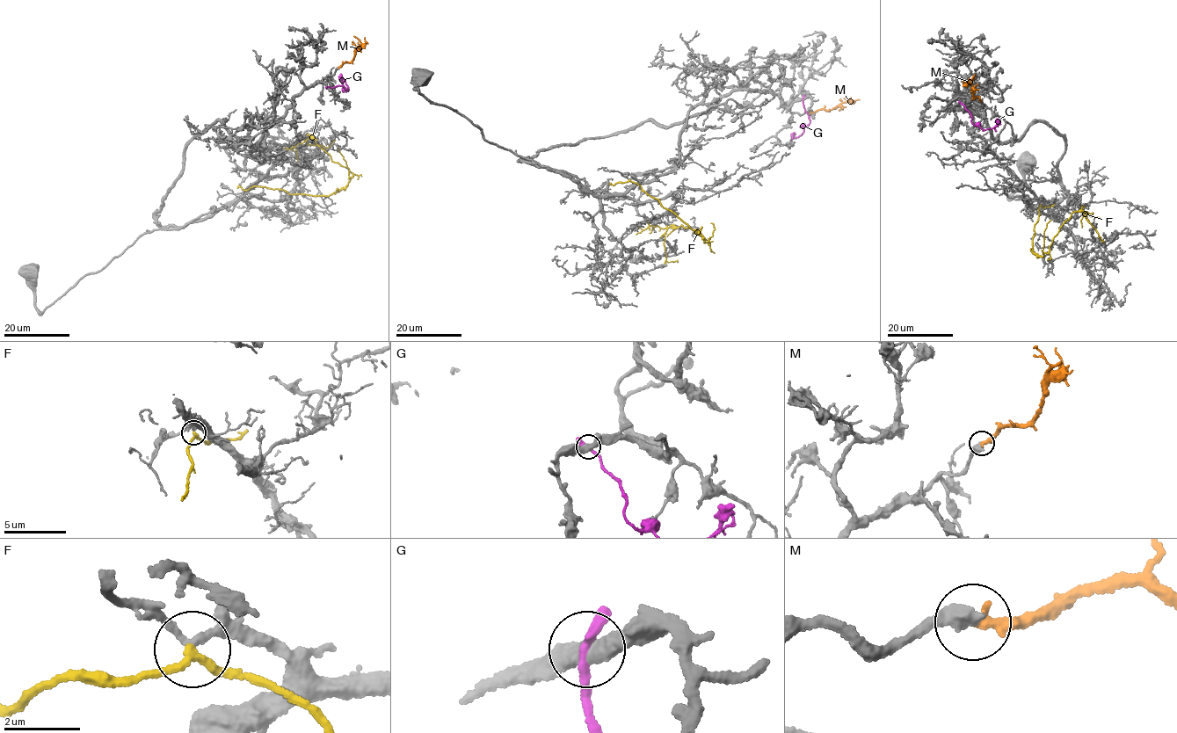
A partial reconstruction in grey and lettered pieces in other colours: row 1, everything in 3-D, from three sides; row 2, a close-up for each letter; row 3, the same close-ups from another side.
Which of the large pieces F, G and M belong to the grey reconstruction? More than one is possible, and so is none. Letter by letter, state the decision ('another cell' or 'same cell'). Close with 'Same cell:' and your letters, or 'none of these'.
F: another cell
G: another cell
M: another cell
Same cell: none of these

